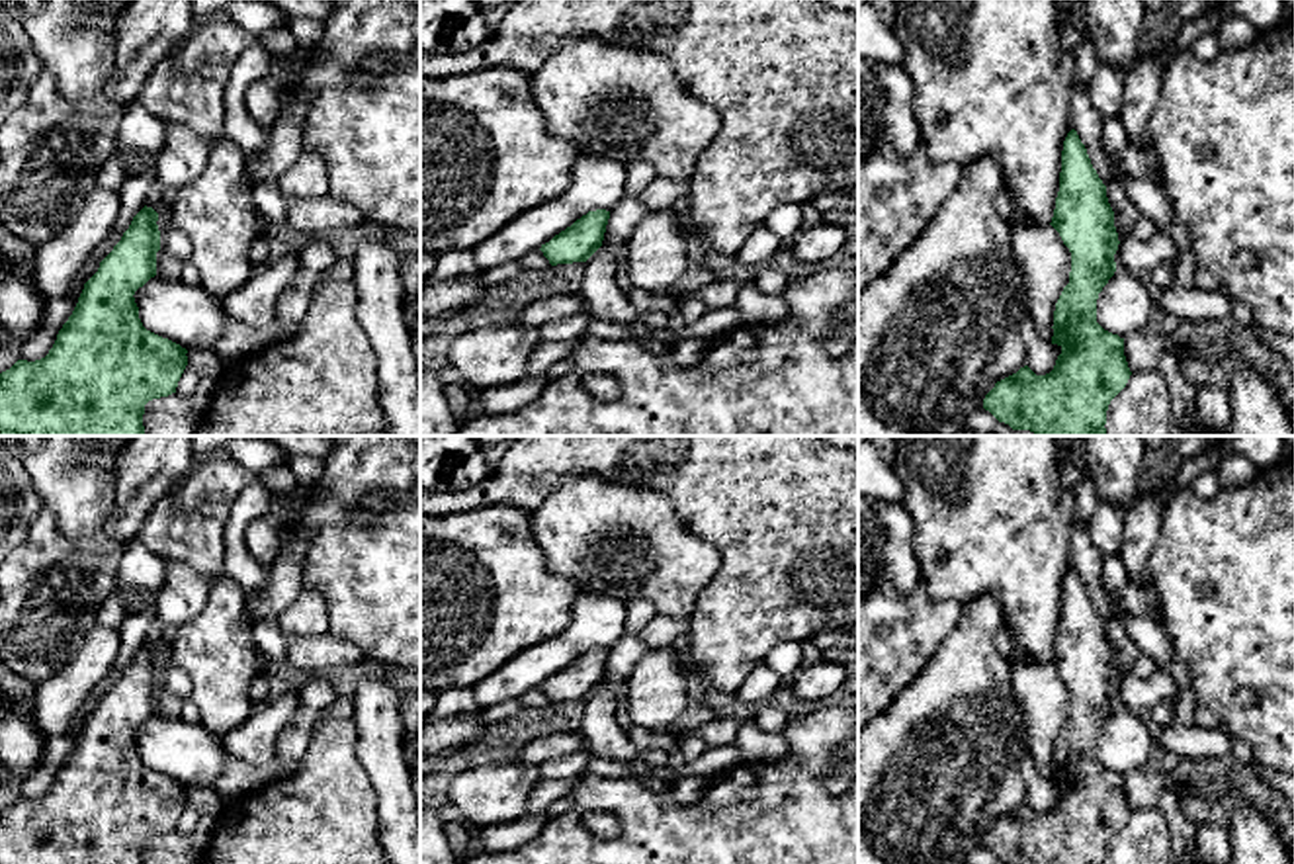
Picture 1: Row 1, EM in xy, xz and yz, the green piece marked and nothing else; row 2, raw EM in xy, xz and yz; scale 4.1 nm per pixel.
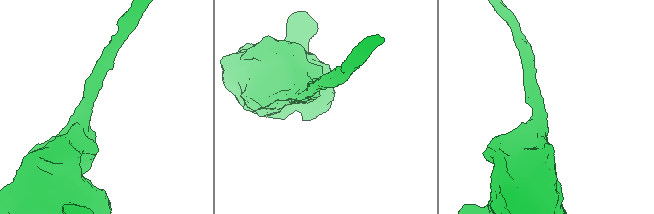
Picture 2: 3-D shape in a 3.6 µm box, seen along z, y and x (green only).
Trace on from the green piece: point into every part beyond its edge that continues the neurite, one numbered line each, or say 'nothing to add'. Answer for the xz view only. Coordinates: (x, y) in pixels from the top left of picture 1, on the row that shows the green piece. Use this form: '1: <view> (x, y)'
nothing to add

